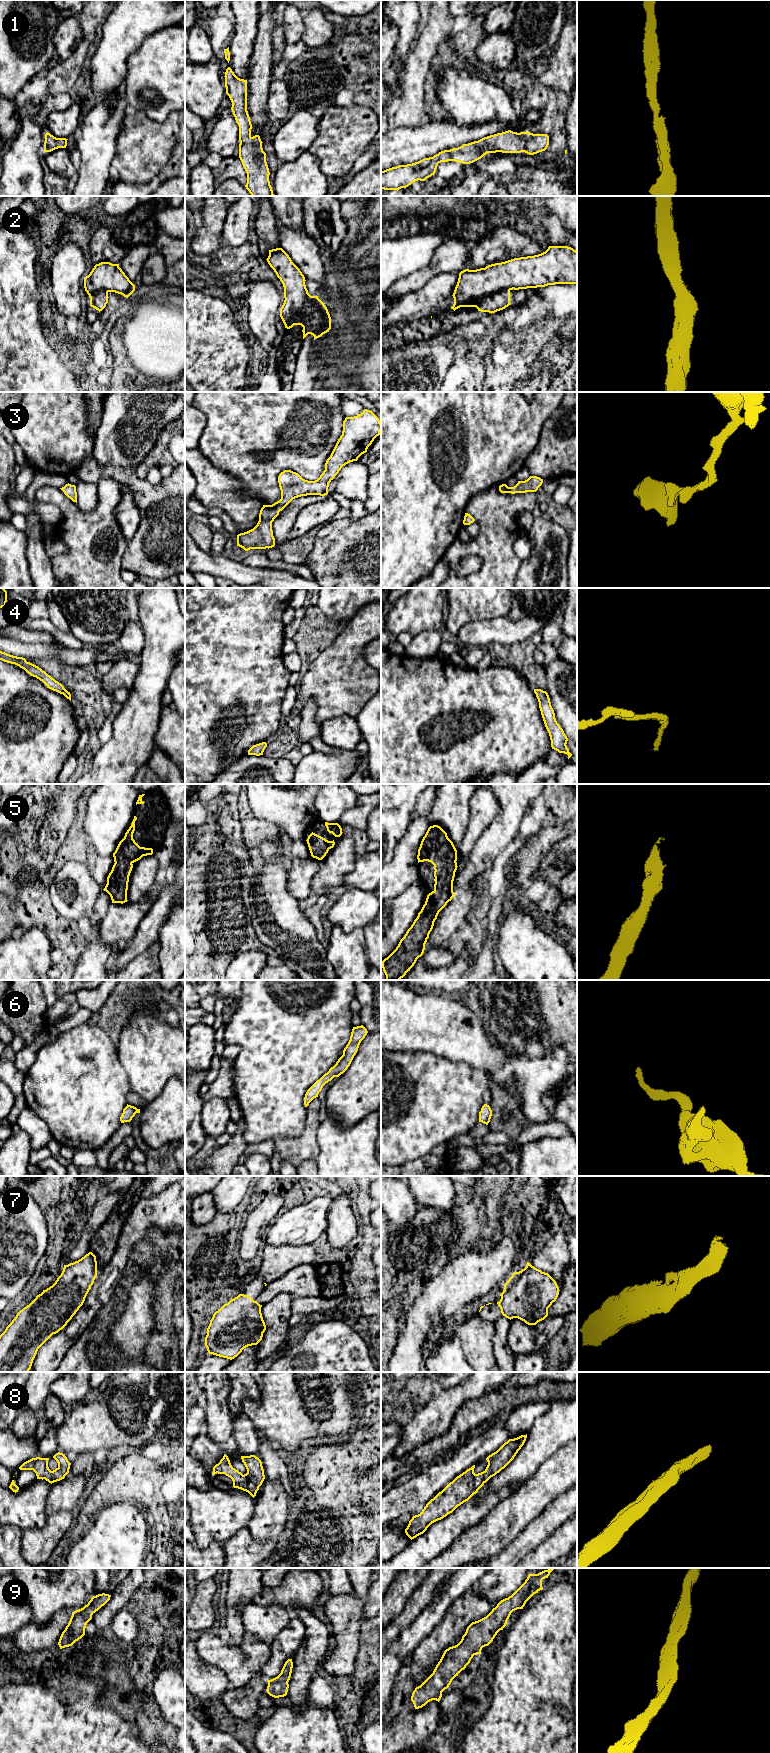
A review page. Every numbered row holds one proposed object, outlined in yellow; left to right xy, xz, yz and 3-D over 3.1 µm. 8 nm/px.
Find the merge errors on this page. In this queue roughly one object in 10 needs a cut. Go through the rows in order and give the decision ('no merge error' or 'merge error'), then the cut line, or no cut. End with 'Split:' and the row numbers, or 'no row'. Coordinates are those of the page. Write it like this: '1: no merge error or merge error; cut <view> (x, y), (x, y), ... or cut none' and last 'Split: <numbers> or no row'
1: no merge error; cut none
2: merge error; cut yz (509, 289), (496, 291), (475, 299), (469, 306)
3: no merge error; cut none
4: no merge error; cut none
5: no merge error; cut none
6: no merge error; cut none
7: no merge error; cut none
8: no merge error; cut none
9: no merge error; cut none
Split: 2

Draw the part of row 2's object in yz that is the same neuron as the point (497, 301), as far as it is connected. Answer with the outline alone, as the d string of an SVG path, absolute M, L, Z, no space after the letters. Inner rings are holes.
M510 290L496 292L479 300L471 302L470 307L476 307L478 311L495 313L511 305Z

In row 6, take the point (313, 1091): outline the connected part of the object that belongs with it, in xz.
M363 1025L353 1027L350 1040L343 1050L343 1055L327 1073L325 1073L307 1090L304 1097L305 1107L307 1107L314 1098L318 1097L319 1092L326 1083L331 1081L334 1077L339 1077L348 1069L358 1051L361 1041L365 1038L367 1033L368 1031Z

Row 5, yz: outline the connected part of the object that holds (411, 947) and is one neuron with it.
M433 825L428 828L418 849L417 859L418 863L428 861L434 865L434 890L427 895L425 904L418 913L417 918L400 940L396 949L381 962L386 980L400 980L410 971L417 959L424 953L425 944L439 912L454 897L453 881L458 867L456 862L457 850L453 842L448 838L447 833L440 826Z

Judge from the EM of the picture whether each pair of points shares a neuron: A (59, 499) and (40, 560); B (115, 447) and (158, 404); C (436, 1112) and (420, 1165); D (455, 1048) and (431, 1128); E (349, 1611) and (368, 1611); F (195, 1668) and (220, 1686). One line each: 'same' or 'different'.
A: different
B: same
C: different
D: different
E: different
F: same

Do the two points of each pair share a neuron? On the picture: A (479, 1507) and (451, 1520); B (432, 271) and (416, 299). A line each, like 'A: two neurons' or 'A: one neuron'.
A: one neuron
B: two neurons

